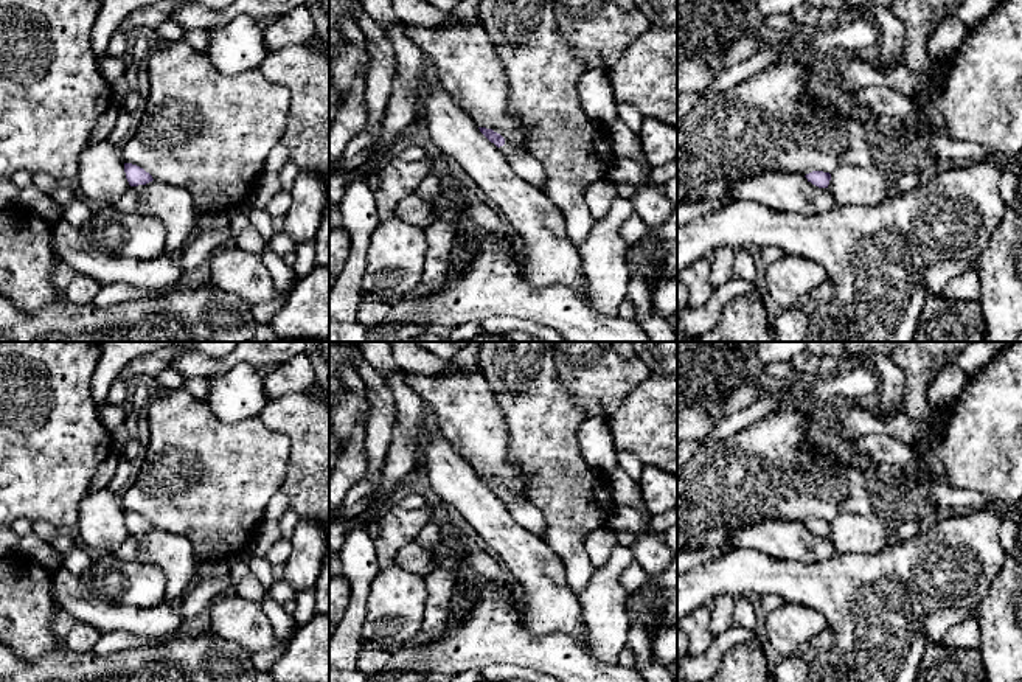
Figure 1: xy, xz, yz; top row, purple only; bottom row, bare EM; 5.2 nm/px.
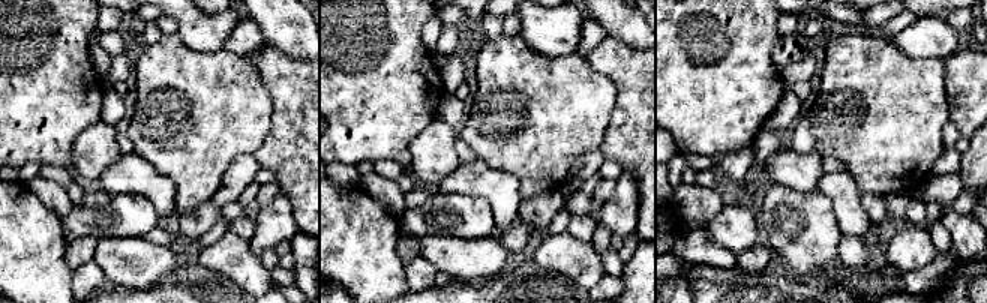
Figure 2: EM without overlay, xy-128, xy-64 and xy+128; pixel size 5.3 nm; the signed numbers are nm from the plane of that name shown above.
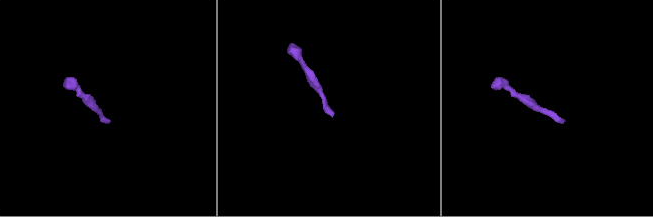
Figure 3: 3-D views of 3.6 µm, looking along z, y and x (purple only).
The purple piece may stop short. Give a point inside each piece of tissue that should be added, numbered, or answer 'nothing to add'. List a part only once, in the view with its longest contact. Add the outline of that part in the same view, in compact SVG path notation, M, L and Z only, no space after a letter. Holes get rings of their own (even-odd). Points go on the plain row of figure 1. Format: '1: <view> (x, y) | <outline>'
1: xz (528, 516) | M508 489L500 494L500 499L506 503L513 517L527 530L533 531L539 538L545 536L544 514L530 502L523 502L513 496Z

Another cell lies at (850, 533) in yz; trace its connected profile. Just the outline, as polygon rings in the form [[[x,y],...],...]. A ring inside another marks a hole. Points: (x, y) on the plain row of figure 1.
[[[843,513],[831,520],[828,539],[837,555],[843,553],[878,553],[893,538],[888,536],[888,525],[882,514],[850,514]]]

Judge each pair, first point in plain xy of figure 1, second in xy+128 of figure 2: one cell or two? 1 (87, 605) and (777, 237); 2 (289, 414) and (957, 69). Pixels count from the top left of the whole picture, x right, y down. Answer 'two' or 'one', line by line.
1: two
2: one

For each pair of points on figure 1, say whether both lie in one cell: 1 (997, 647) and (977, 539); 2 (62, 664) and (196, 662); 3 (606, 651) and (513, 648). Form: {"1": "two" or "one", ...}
{"1": "two", "2": "one", "3": "two"}

